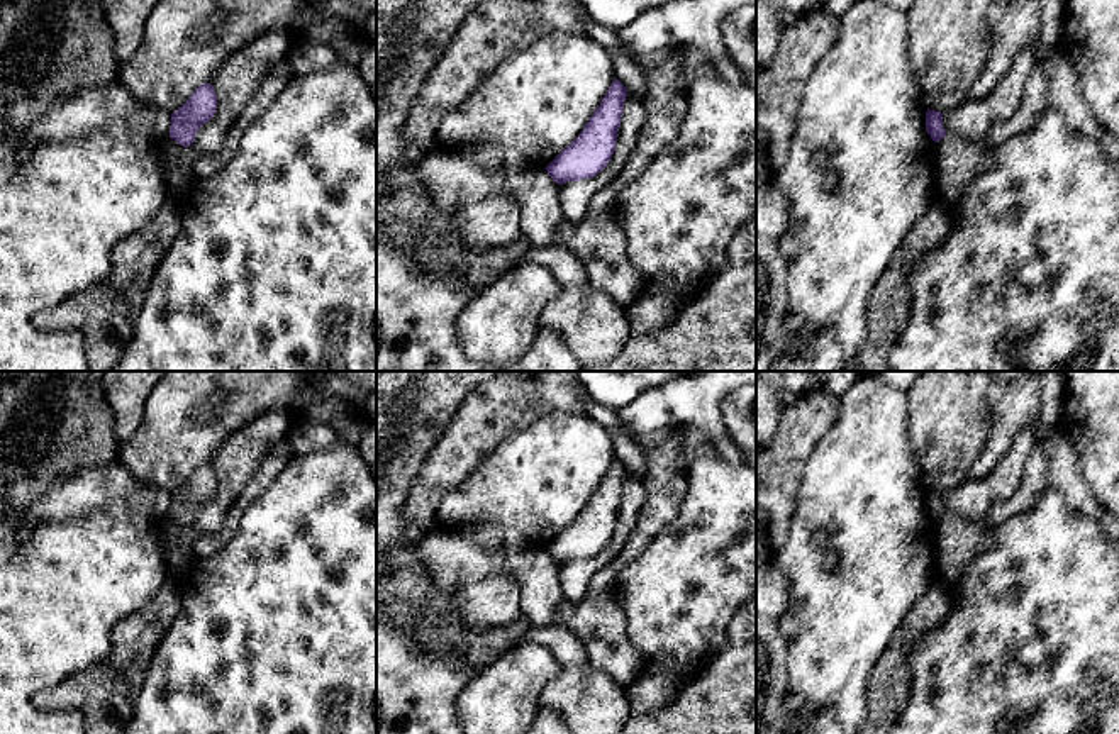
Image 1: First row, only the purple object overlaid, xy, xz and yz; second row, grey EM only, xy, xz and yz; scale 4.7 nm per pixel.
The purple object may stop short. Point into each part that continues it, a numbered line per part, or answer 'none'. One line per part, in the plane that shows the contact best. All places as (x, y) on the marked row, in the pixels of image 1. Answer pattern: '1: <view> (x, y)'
none

